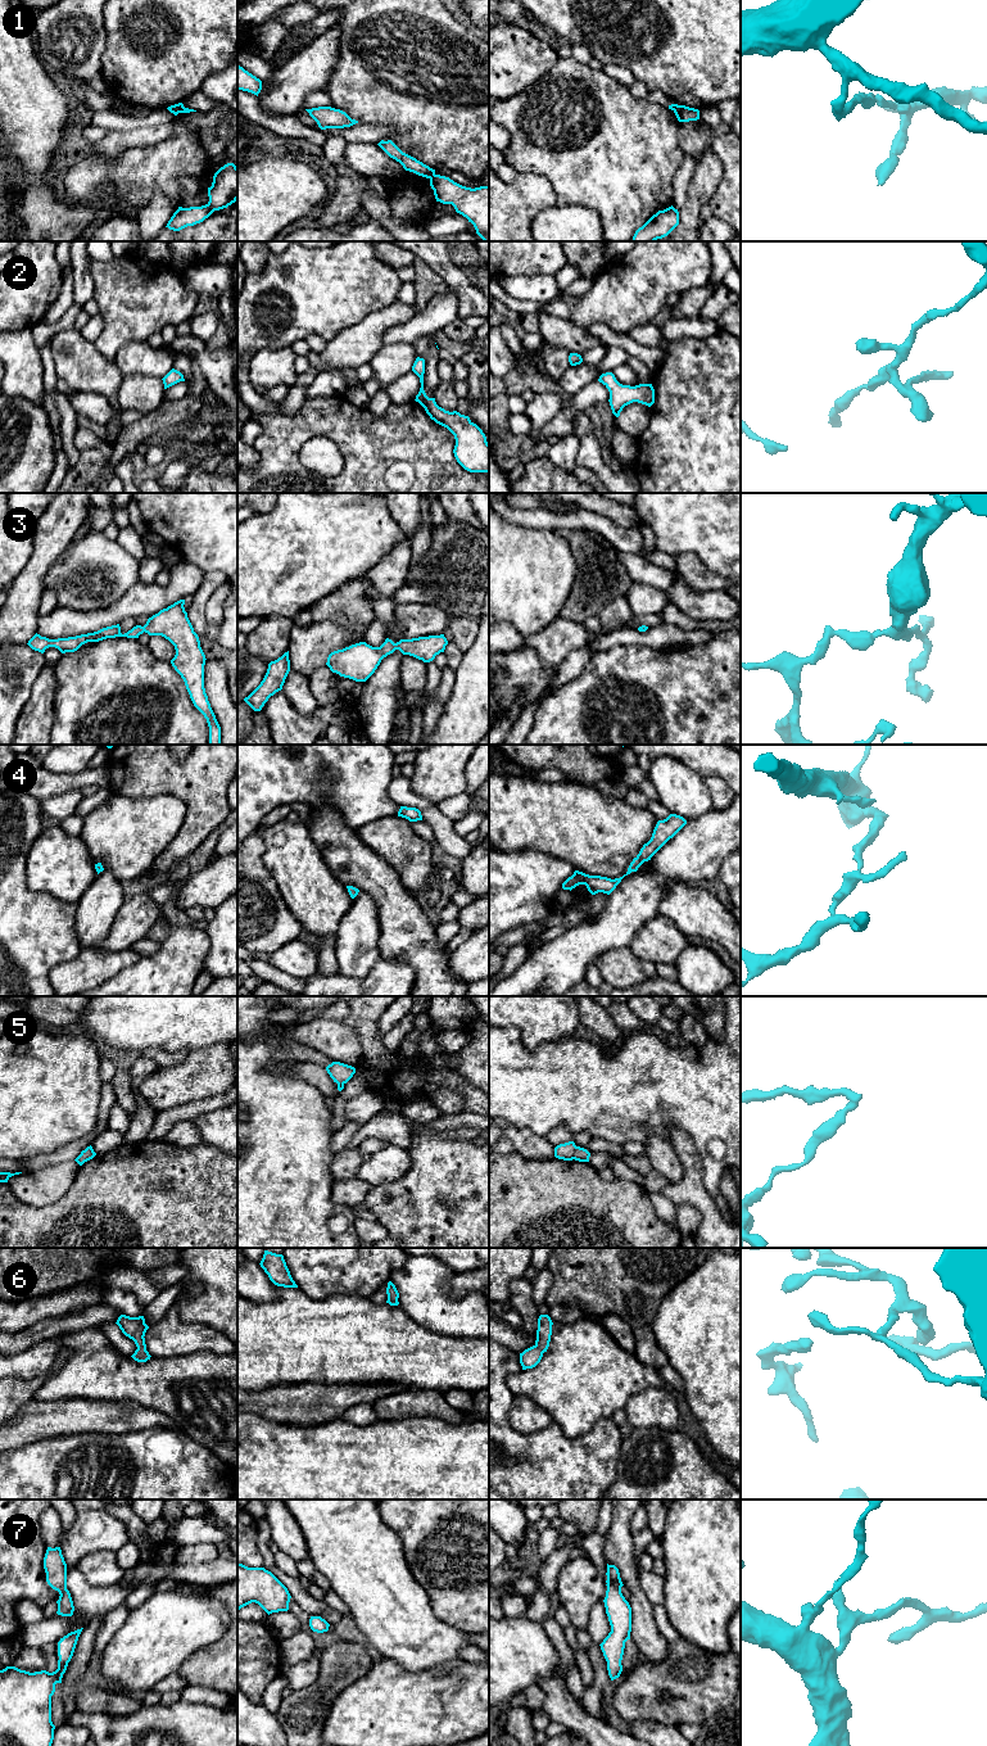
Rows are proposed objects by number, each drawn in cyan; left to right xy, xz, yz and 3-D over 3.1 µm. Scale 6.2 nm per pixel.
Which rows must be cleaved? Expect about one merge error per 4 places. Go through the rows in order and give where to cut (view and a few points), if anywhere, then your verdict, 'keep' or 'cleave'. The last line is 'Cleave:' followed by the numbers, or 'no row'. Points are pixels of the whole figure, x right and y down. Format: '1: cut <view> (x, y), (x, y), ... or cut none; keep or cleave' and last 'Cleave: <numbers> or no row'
1: cut xz (434, 173), (430, 179); cleave
2: cut none; keep
3: cut none; keep
4: cut none; keep
5: cut yz (576, 1147), (573, 1158); cleave
6: cut none; keep
7: cut none; keep
Cleave: 1, 5

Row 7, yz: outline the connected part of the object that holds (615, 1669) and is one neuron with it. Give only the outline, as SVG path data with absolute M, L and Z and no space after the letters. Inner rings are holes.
M607 1564L607 1591L603 1600L606 1614L611 1625L611 1632L599 1645L607 1661L607 1670L611 1681L620 1677L622 1672L622 1655L625 1642L630 1639L631 1607L621 1593L624 1586L619 1569Z

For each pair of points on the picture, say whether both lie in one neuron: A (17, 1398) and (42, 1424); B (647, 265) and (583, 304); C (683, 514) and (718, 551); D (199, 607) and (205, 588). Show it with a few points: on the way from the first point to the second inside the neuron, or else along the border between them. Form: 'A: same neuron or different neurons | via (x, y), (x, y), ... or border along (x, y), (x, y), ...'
A: different neurons | border along (34, 1400), (27, 1402), (13, 1417)
B: same neuron | via (632, 280), (612, 299), (598, 304)
C: same neuron | via (692, 523), (711, 542)
D: same neuron | via (199, 602), (203, 593)

